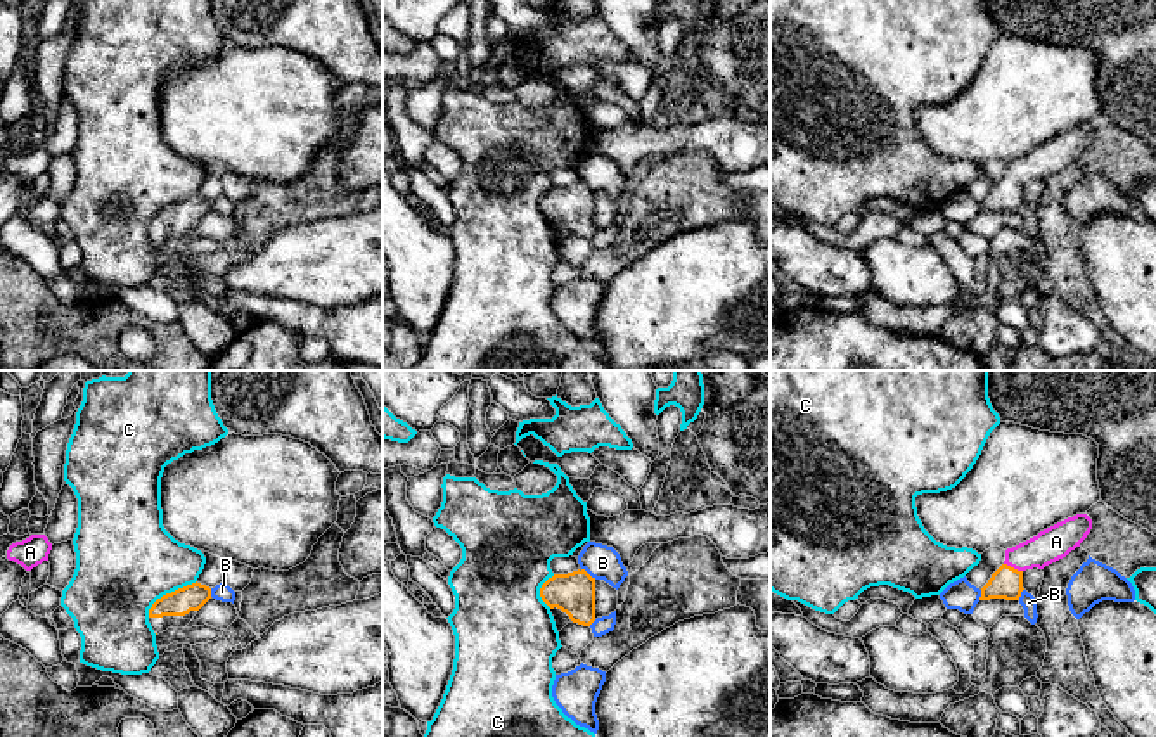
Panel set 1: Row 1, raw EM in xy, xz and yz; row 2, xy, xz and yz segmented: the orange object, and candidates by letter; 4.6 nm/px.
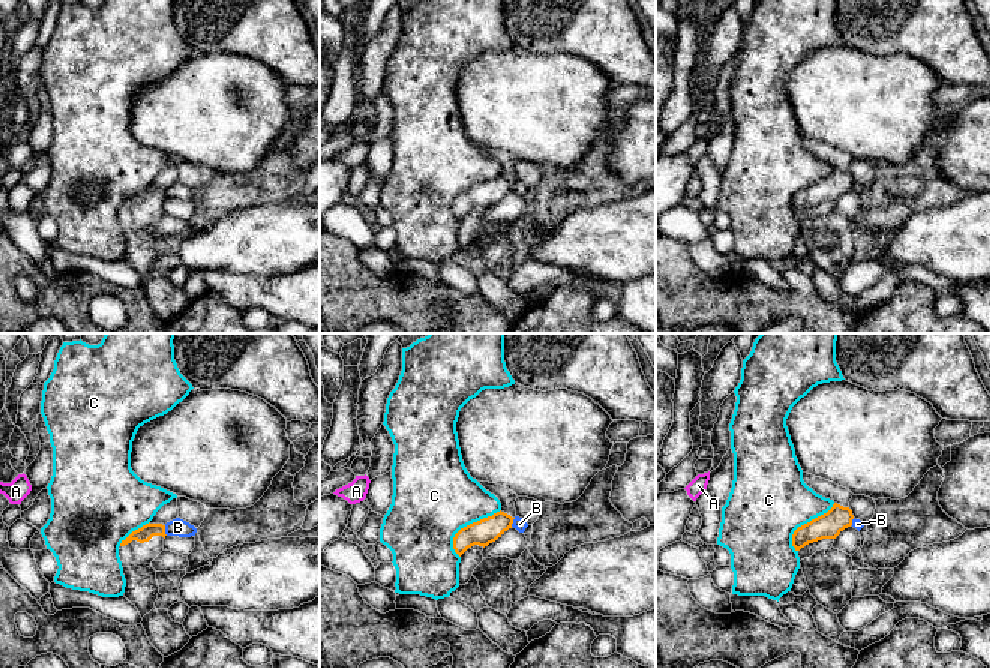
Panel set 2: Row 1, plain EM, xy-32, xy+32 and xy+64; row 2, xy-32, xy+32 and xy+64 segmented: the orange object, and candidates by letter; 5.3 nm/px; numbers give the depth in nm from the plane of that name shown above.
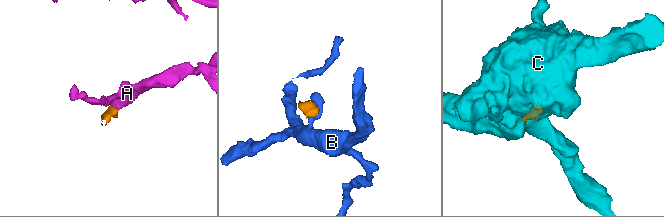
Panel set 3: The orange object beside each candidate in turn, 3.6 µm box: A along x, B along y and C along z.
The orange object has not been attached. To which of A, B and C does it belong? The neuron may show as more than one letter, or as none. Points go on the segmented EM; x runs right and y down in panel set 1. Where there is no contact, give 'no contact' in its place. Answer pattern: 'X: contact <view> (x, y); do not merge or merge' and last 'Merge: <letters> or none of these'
A: contact yz (1013, 568); merge
B: contact xz (587, 573); do not merge
C: contact xy (168, 594); do not merge
Merge: A

